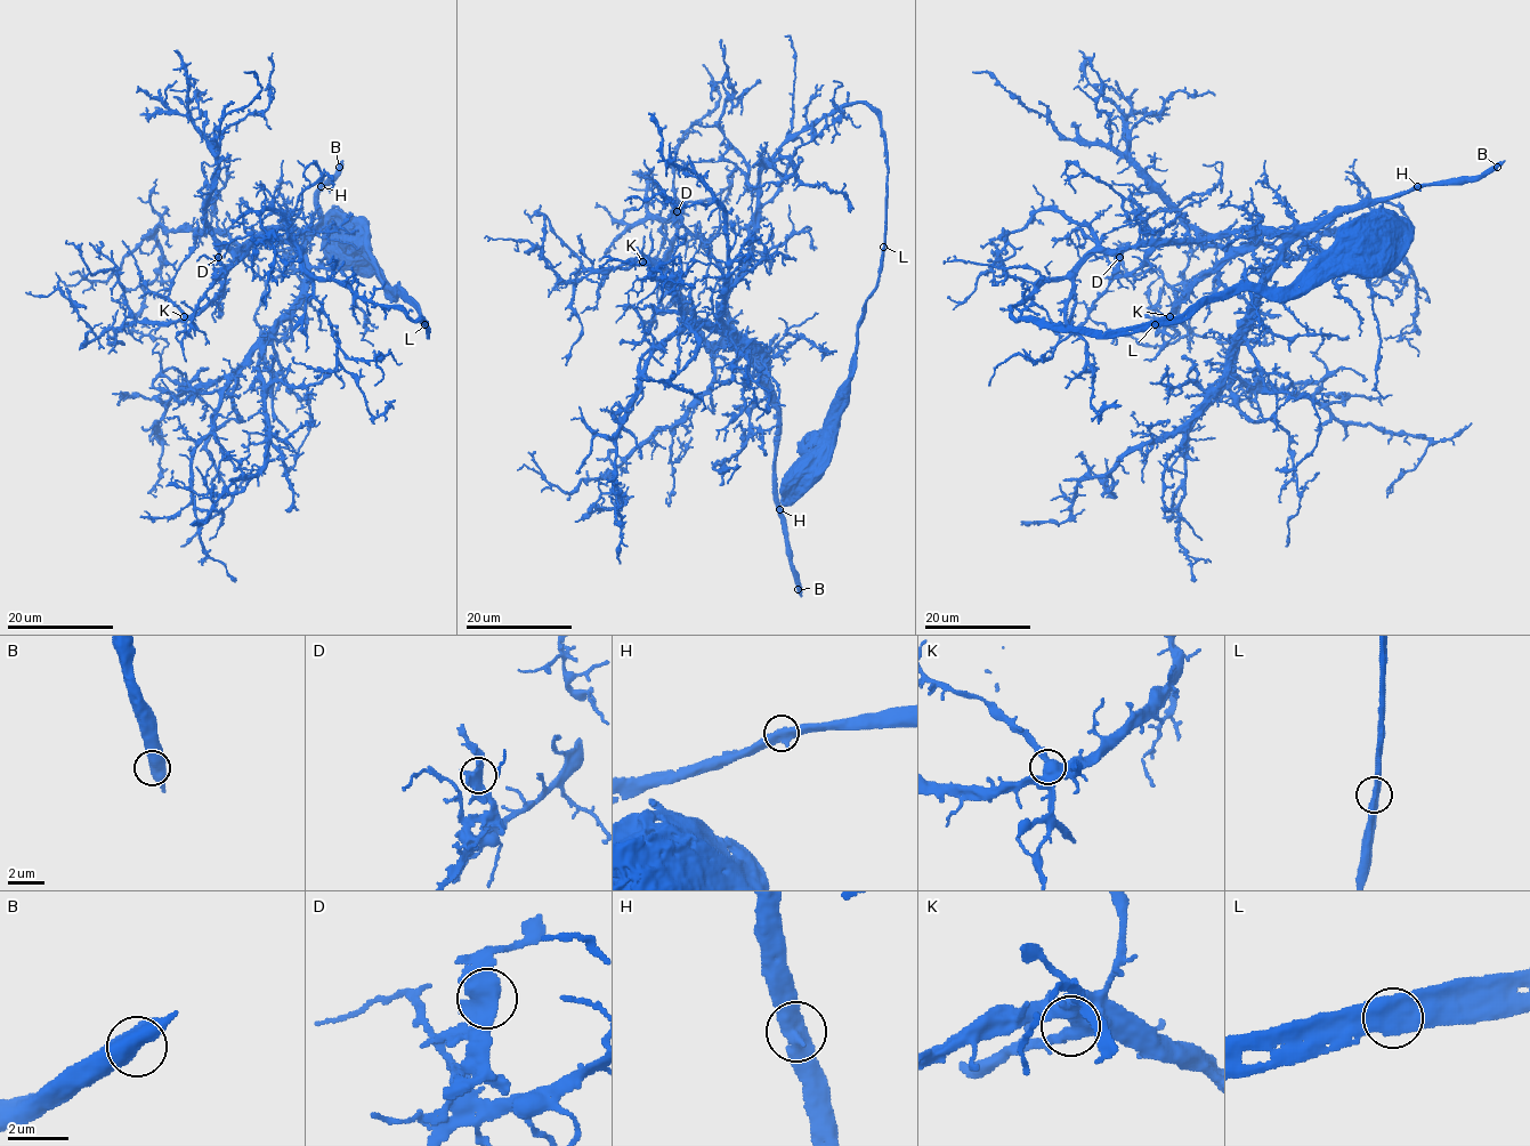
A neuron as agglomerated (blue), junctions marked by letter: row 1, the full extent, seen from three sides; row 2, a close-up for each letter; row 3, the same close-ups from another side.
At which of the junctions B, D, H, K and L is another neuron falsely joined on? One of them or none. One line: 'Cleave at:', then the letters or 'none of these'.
Cleave at: none of these

